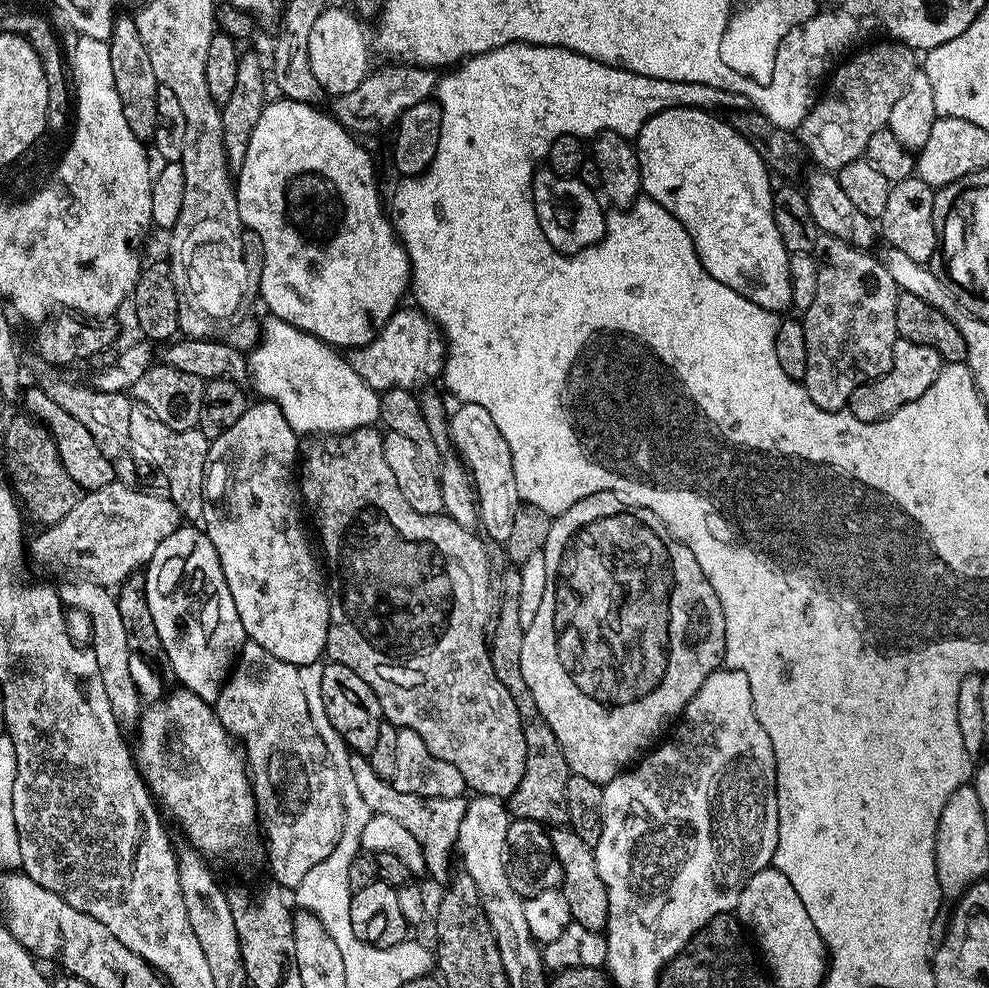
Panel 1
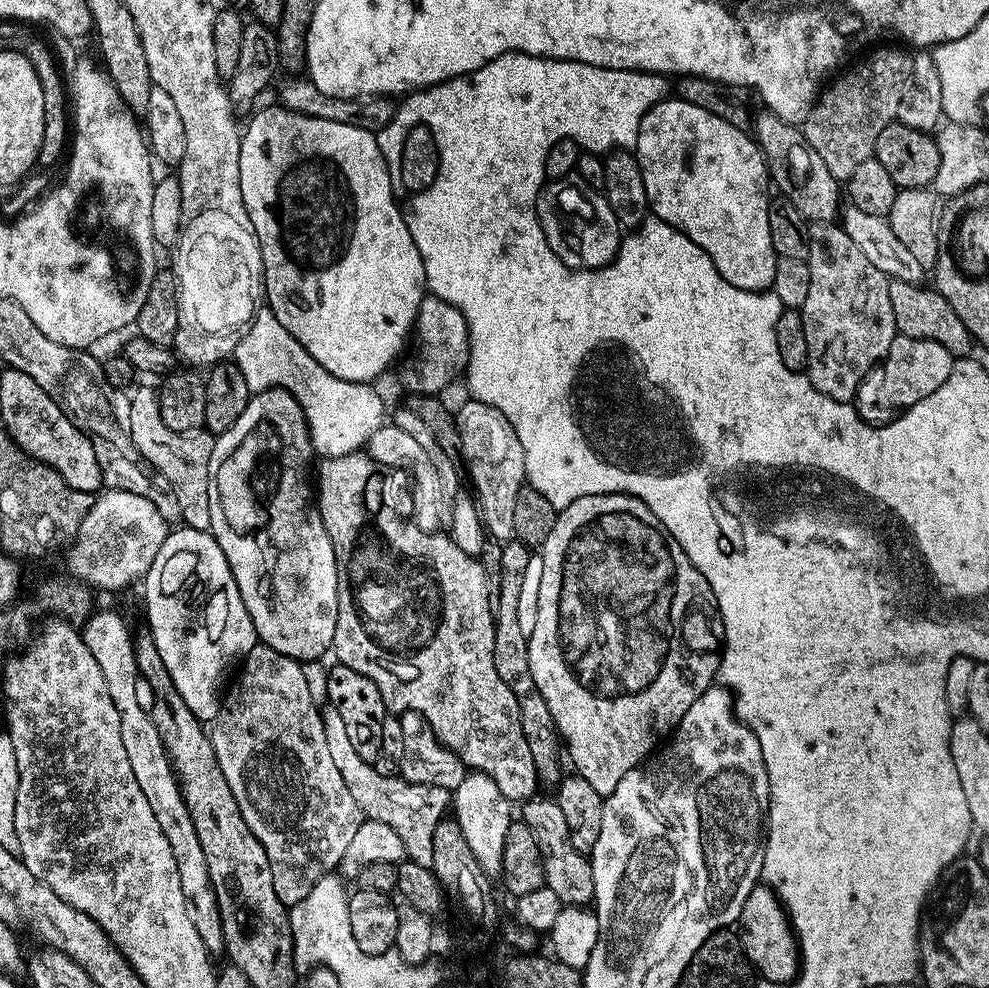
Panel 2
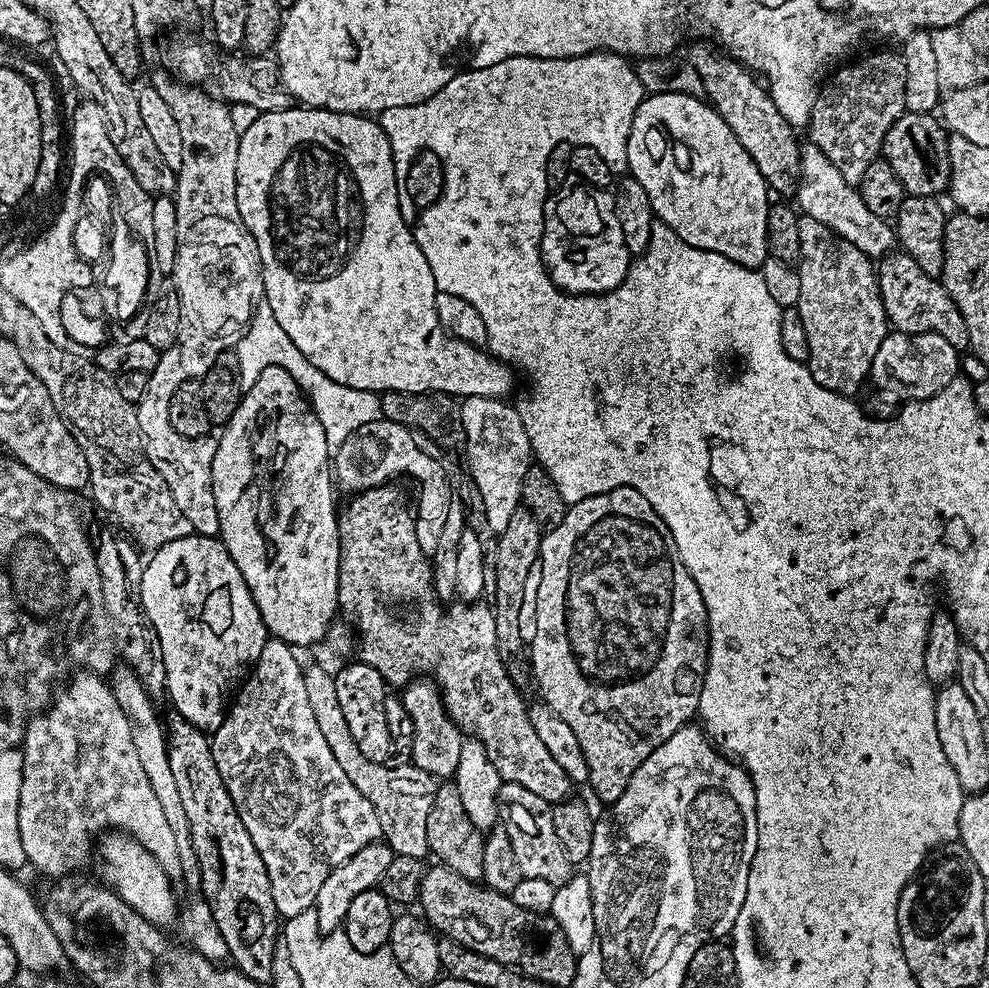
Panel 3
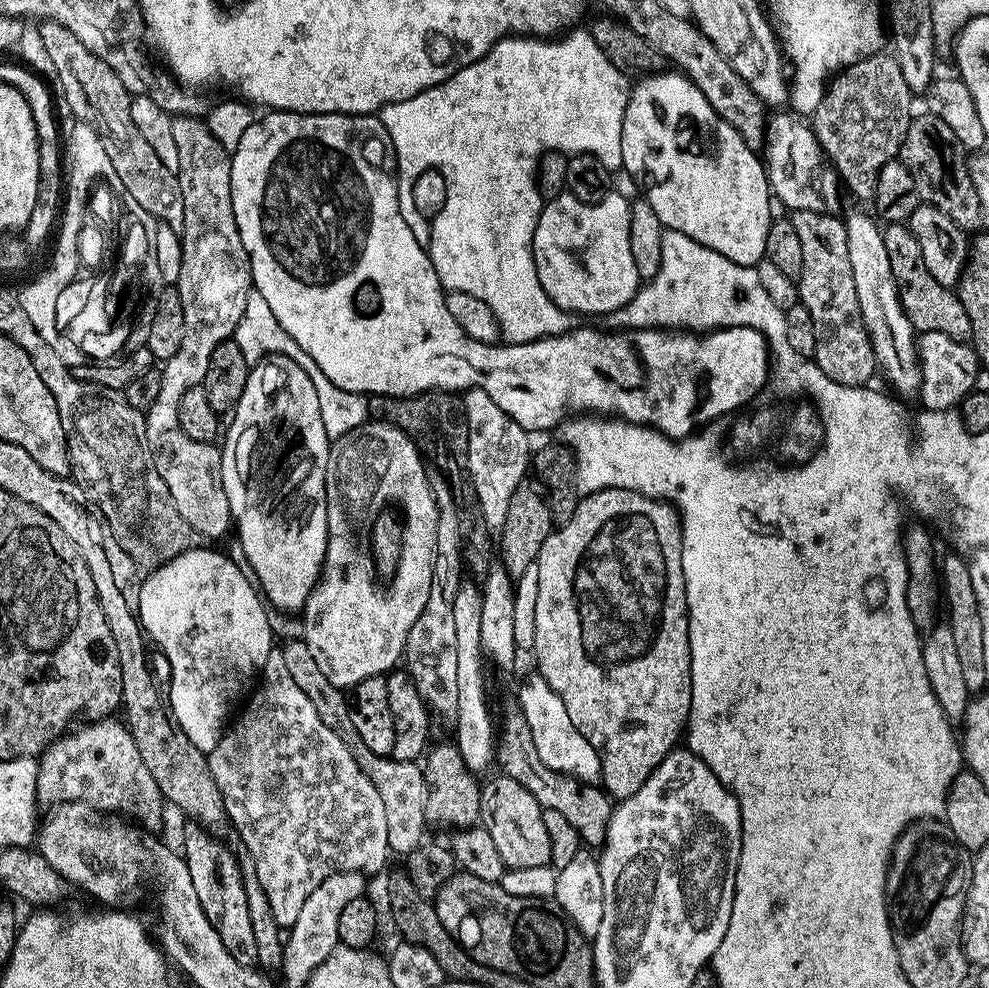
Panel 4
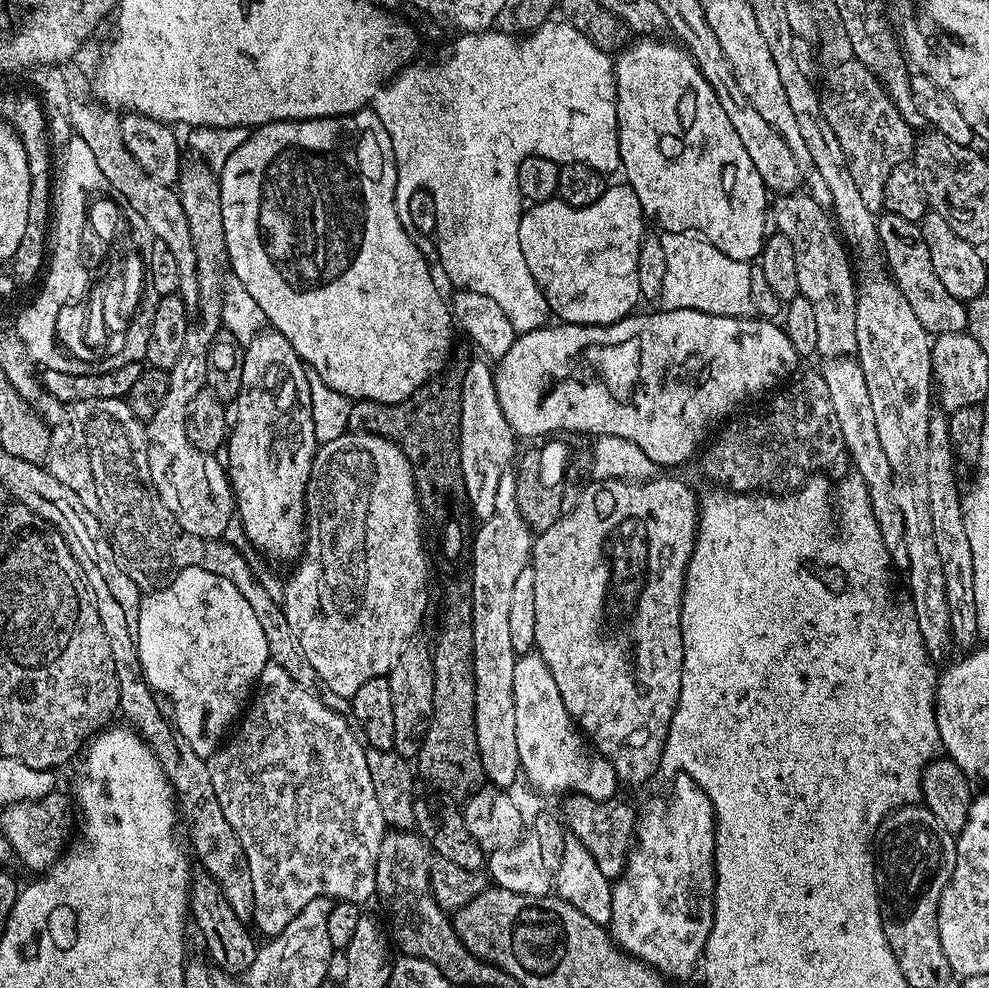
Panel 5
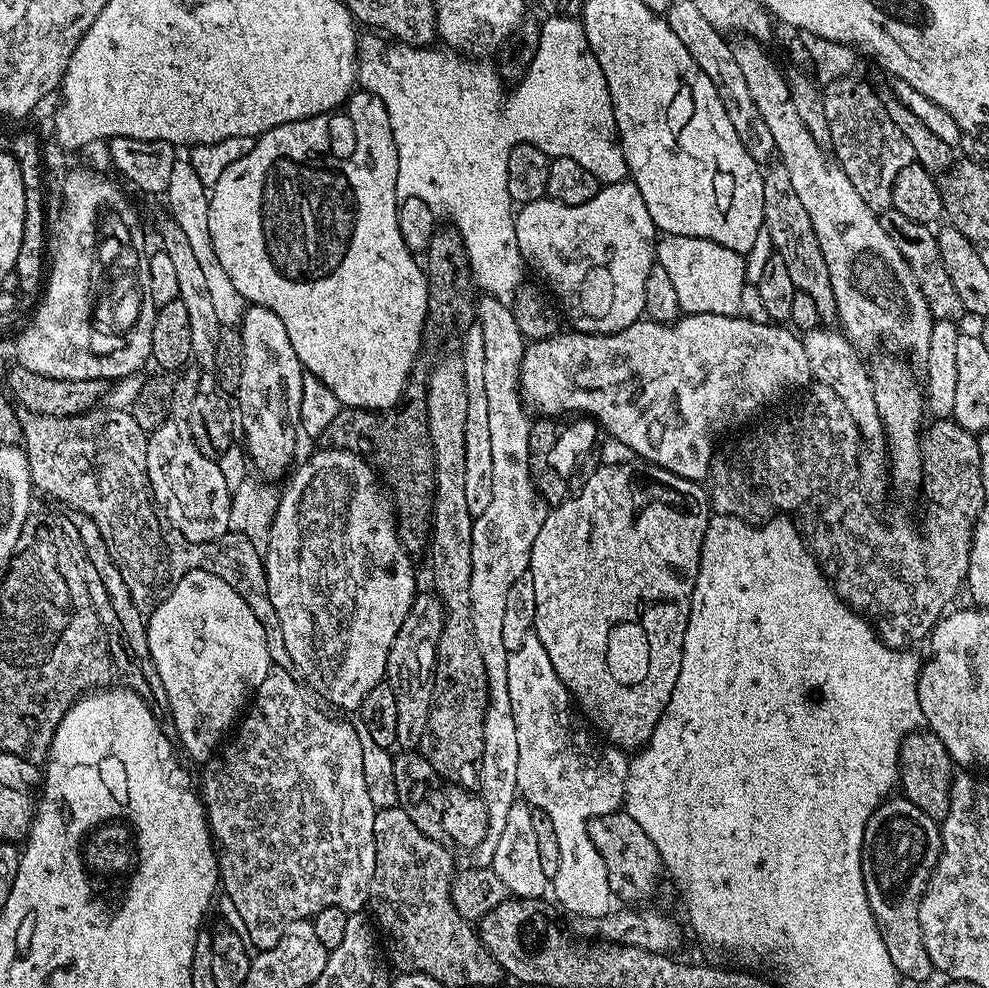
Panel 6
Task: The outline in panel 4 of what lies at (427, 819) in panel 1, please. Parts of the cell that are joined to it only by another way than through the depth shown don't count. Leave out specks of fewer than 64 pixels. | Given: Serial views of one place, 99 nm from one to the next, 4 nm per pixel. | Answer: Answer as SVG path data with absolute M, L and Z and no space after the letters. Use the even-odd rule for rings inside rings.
M349 708L344 712L332 712L332 710L319 710L318 716L326 726L336 730L339 736L347 744L347 748L353 754L358 766L374 783L374 788L381 795L382 804L386 809L387 844L391 853L407 856L423 843L425 818L425 804L428 801L428 787L425 784L423 769L415 762L398 762L389 756L378 756L372 750L367 749L366 742L359 737L350 719Z

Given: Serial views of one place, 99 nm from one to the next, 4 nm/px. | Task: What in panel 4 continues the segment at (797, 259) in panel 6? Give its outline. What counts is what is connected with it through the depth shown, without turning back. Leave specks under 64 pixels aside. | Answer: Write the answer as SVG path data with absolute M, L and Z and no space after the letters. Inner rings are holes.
M802 210L792 212L790 219L798 238L802 242L802 274L798 281L799 303L804 304L814 322L817 350L814 357L816 365L839 384L859 388L867 385L872 375L877 375L878 365L866 326L862 322L862 310L858 306L858 290L854 288L854 270L850 270L850 250L846 250L846 230L839 215L827 212Z

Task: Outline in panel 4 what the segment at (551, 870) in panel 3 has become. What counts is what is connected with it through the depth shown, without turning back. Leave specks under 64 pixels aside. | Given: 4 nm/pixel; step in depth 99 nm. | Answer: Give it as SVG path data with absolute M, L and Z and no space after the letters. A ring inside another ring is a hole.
M496 774L489 784L480 789L479 823L494 838L494 846L498 854L502 854L505 869L529 868L530 866L551 865L550 836L546 834L544 809L522 786L522 782L514 782L514 778Z

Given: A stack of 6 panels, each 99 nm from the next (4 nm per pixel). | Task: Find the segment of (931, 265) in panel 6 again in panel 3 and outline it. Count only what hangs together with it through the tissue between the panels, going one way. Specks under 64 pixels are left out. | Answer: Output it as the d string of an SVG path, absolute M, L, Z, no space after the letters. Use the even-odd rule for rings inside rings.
M893 251L879 261L876 281L880 287L882 306L888 315L889 325L895 331L914 334L938 334L950 342L957 350L968 348L970 330L966 330L966 322L958 310L958 306L944 289L937 277L926 274L918 262L908 252Z

